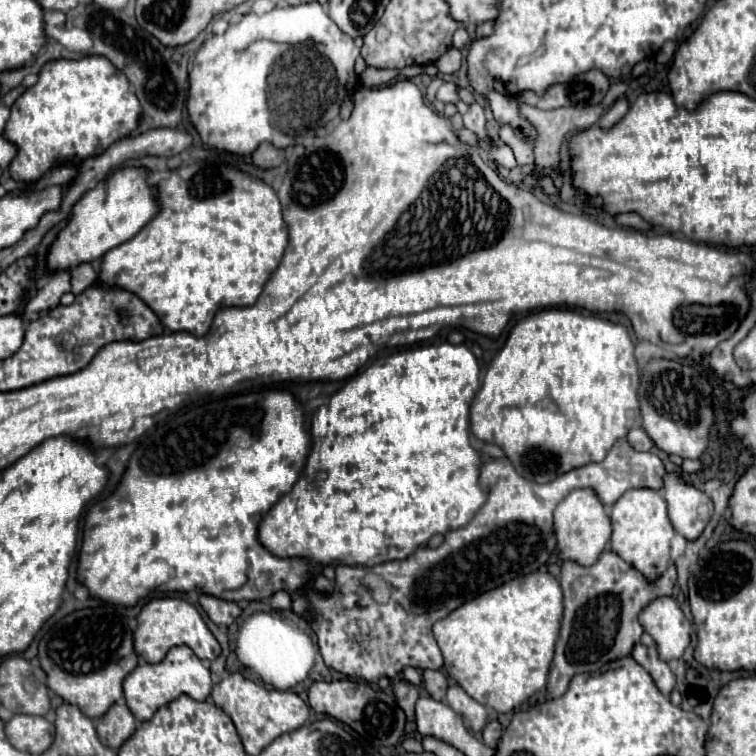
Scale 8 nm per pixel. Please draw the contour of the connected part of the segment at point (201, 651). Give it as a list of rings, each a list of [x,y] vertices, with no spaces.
[[[176,597],[150,599],[142,607],[136,619],[138,619],[138,627],[134,631],[134,649],[138,657],[144,659],[146,663],[160,663],[168,653],[168,649],[176,645],[188,645],[200,659],[208,659],[208,661],[220,655],[220,645],[210,633],[210,629],[206,627],[206,623],[202,621],[198,609],[184,599],[176,599]]]

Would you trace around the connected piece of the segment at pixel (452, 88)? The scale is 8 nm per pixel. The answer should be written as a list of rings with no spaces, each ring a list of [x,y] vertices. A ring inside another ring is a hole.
[[[444,83],[440,89],[438,89],[438,101],[440,103],[456,103],[460,97],[458,97],[458,87],[456,83]]]

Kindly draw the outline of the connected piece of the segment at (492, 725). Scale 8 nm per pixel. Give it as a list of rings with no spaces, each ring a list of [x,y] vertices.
[[[498,719],[490,721],[490,723],[484,727],[484,731],[482,731],[484,743],[486,743],[488,747],[492,747],[492,749],[496,749],[496,743],[498,743],[500,735],[502,735],[502,725],[500,725],[500,721],[498,721]]]

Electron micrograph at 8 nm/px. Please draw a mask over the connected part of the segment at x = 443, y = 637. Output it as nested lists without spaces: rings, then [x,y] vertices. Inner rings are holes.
[[[548,571],[516,577],[496,589],[490,589],[488,593],[482,593],[480,597],[474,597],[472,601],[466,601],[432,627],[444,655],[444,671],[482,705],[490,705],[498,713],[512,711],[546,685],[562,611],[560,583]]]

